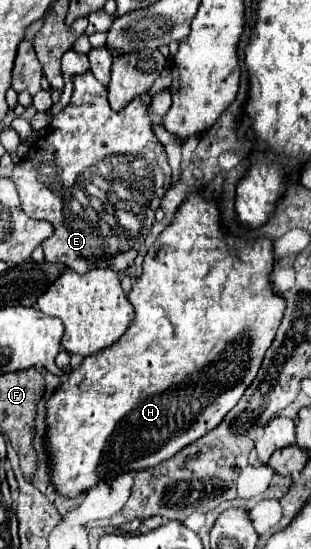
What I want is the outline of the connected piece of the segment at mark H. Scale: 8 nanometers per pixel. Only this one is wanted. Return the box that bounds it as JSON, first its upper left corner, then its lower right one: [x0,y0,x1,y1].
[47,186,285,496]

